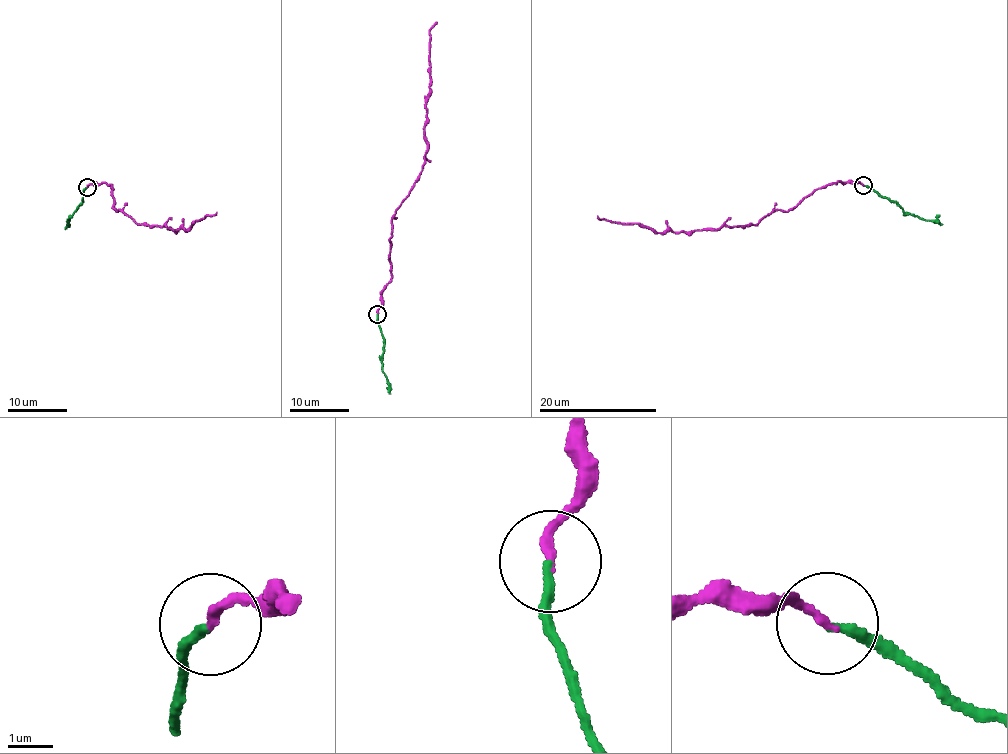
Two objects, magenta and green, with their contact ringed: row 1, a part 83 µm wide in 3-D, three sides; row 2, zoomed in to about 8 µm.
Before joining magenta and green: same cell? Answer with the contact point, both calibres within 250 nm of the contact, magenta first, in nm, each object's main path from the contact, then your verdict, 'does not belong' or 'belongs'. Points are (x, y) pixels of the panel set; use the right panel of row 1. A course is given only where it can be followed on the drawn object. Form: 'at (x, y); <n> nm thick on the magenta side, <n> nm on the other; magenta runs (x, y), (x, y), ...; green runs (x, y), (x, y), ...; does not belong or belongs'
at (863, 185); 200 nm thick on the magenta side, 190 nm on the other; magenta runs (864, 185), (827, 184), (756, 224), (717, 229), (653, 232), (597, 215); green runs (864, 185), (896, 201), (904, 212), (943, 224); does not belong

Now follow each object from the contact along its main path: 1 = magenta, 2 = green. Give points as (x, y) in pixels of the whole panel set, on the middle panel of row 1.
1: (377, 314), (383, 286), (391, 279), (391, 216), (420, 173), (427, 149), (429, 30), (436, 21)
2: (377, 314), (384, 346), (383, 372), (390, 394)

